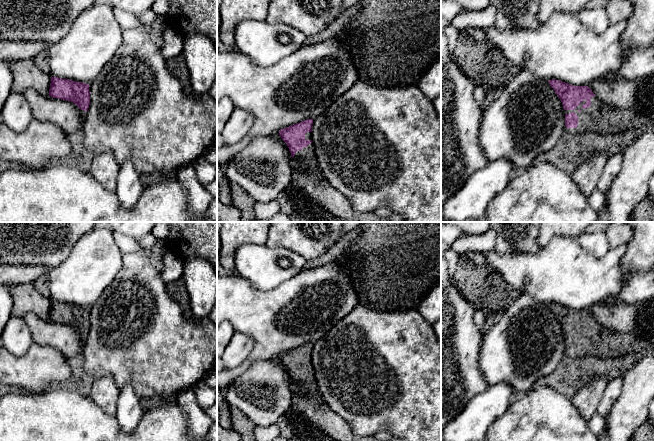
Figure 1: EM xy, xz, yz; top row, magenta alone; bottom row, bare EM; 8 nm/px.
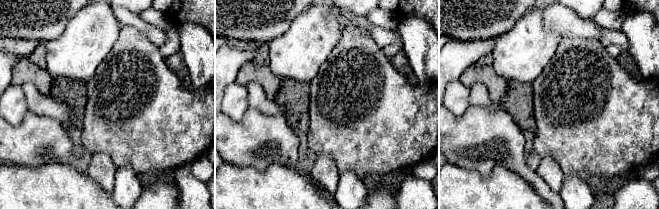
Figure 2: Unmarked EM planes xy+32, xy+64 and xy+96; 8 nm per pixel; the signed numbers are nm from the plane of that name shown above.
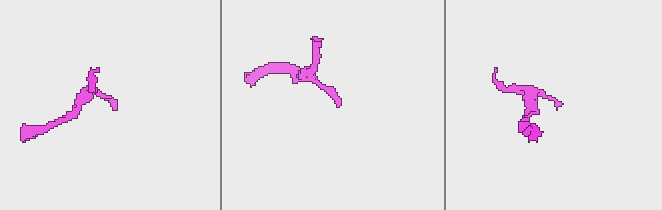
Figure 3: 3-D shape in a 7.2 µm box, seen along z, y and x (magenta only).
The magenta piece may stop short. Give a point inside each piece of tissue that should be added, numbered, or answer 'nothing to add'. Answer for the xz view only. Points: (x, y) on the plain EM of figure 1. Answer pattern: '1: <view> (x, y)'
1: xz (306, 383)

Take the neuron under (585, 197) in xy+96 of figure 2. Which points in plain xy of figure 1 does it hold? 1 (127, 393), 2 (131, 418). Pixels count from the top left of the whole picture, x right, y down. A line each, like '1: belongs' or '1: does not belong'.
1: belongs
2: belongs

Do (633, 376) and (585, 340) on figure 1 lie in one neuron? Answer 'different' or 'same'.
different

